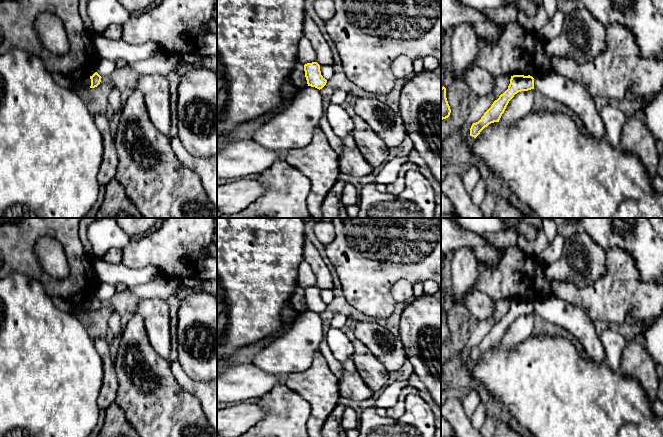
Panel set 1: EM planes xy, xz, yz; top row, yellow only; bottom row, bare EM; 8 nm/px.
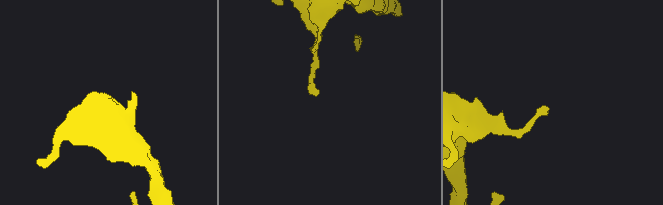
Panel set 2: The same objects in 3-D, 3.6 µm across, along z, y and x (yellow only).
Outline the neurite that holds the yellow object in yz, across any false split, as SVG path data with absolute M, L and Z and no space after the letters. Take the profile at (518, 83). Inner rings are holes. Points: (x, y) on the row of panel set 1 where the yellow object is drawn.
M511 76L508 89L493 102L491 107L484 113L478 122L472 124L470 128L470 136L476 138L489 124L499 122L509 101L514 97L514 95L518 92L528 91L531 89L534 89L534 78L532 76Z

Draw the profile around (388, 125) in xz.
M357 97L355 113L364 119L388 148L401 144L407 135L403 119L375 98Z

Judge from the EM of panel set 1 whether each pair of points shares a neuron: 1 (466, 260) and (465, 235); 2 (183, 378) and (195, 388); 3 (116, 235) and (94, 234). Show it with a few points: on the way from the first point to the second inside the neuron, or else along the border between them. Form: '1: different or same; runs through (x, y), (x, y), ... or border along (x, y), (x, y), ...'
1: different; border along (452, 252), (461, 247), (469, 247), (478, 262)
2: same; runs through (186, 381), (192, 387)
3: same; runs through (111, 235), (99, 234)

